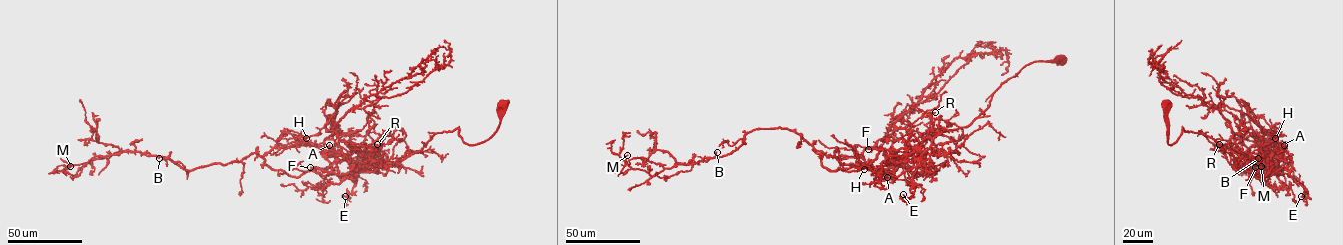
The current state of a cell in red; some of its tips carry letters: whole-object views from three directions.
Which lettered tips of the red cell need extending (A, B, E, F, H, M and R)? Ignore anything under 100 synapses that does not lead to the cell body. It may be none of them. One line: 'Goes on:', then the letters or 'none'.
Goes on: F

